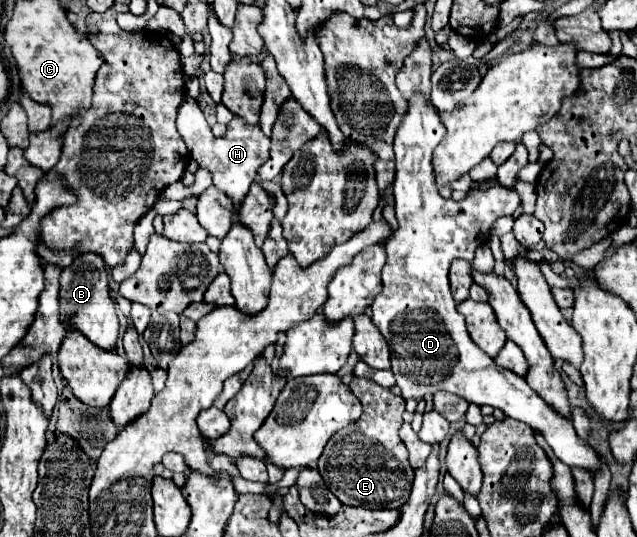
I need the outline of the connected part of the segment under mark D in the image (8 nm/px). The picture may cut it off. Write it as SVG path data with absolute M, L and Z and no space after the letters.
M415 91L413 97L409 99L407 111L399 123L399 129L395 133L395 213L399 227L397 231L387 239L385 249L387 249L387 263L383 267L383 291L375 297L371 311L373 311L373 323L379 327L383 337L389 343L391 349L391 369L397 379L397 385L401 387L403 399L423 399L427 393L435 393L439 389L455 393L463 397L467 403L475 405L491 405L499 407L507 417L519 419L527 425L531 425L535 431L543 431L543 437L547 437L547 443L555 451L555 455L567 463L569 467L583 467L589 471L599 469L599 459L593 447L585 445L575 429L573 423L563 419L561 415L555 415L543 399L527 385L527 381L499 365L489 355L483 355L475 343L471 343L471 337L467 335L465 329L465 319L463 315L457 313L457 303L451 295L449 287L449 265L455 257L465 257L473 259L473 253L479 245L483 245L483 235L485 241L489 239L491 227L497 221L497 217L511 215L521 199L515 189L515 185L505 187L499 181L489 183L489 189L469 189L467 197L463 201L445 201L437 191L435 191L435 177L431 171L431 155L433 149L441 143L445 137L445 127L439 117L439 109L421 93Z

